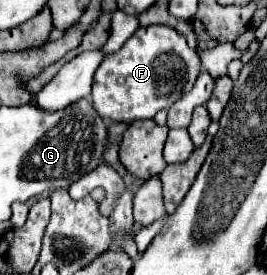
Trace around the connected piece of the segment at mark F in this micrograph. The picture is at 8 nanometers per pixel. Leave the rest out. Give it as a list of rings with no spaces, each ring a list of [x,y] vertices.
[[[165,25],[139,27],[127,43],[113,55],[107,55],[93,79],[93,107],[109,121],[133,123],[153,119],[157,111],[169,109],[181,95],[191,91],[201,71],[201,59],[189,49],[183,35]]]

